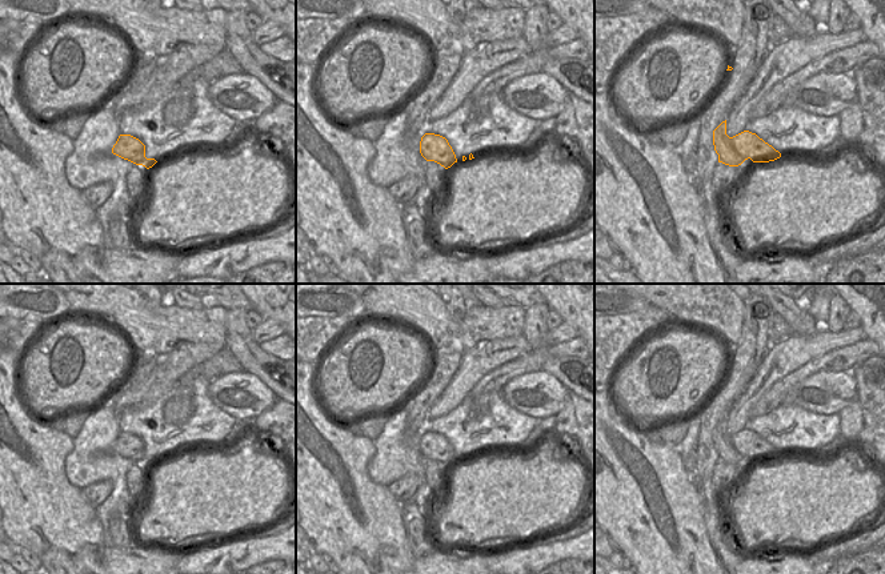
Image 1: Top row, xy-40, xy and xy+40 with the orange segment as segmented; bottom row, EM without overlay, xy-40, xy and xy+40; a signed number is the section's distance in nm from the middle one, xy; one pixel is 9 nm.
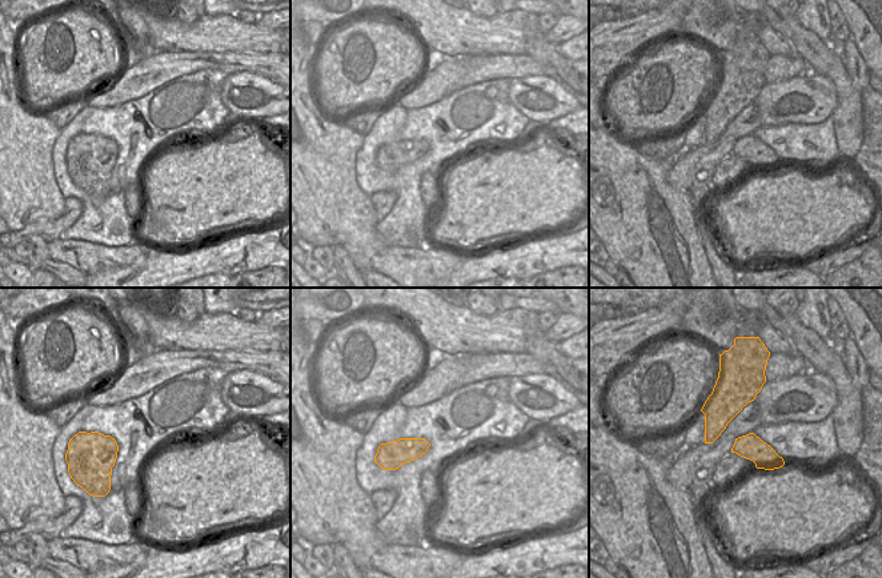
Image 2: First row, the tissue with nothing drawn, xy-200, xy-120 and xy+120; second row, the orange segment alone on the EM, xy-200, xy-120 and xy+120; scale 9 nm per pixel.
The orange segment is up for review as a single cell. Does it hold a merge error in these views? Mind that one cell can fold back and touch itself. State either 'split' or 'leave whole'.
split

